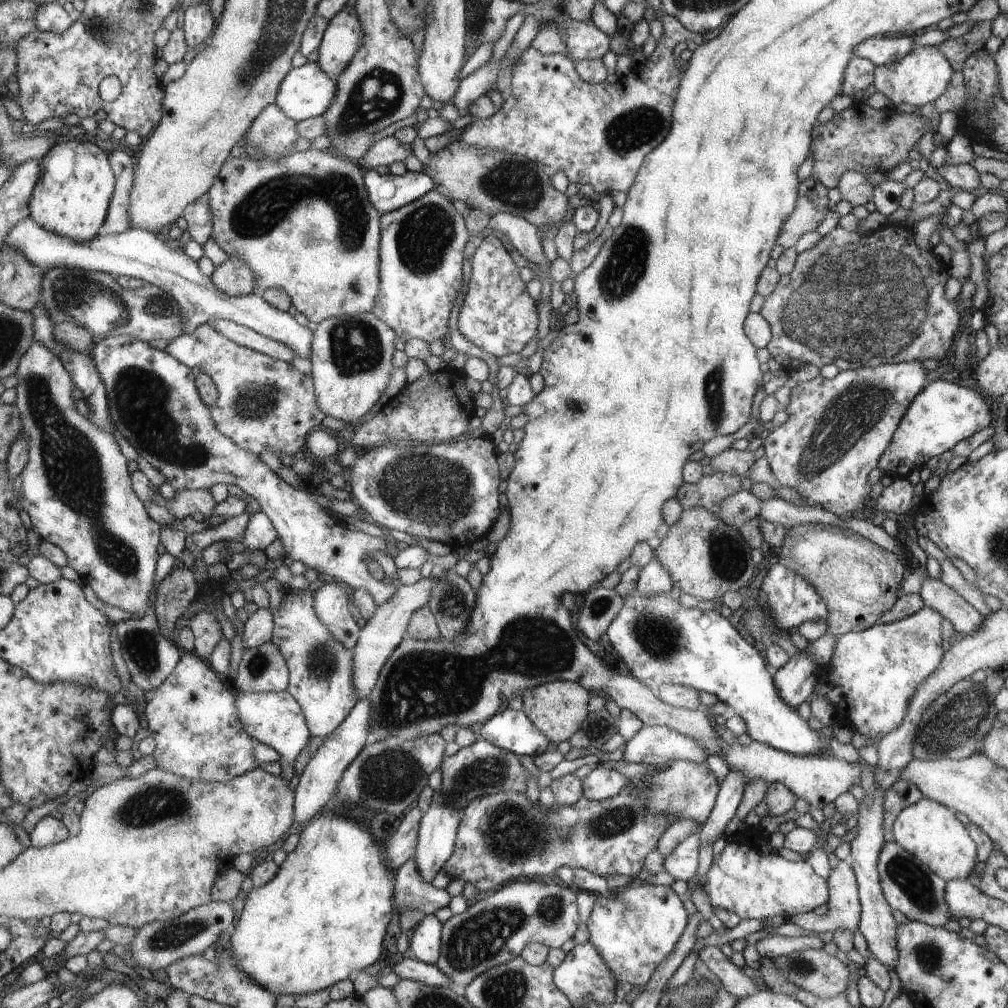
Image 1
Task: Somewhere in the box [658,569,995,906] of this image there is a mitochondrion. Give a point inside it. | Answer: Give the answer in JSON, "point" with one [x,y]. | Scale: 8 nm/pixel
{"point":[964,714]}

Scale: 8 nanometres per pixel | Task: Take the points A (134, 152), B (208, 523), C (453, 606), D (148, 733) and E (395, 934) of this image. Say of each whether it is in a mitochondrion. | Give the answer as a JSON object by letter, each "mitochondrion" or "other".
{"A":"other","B":"other","C":"mitochondrion","D":"other","E":"other"}

